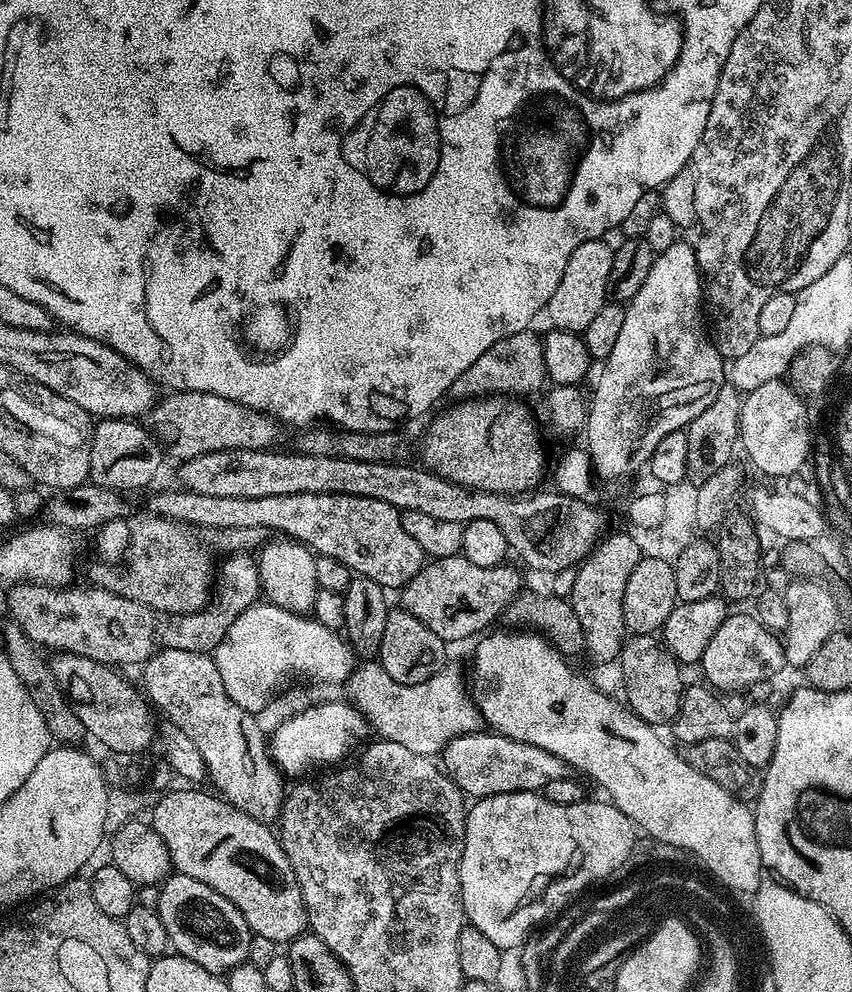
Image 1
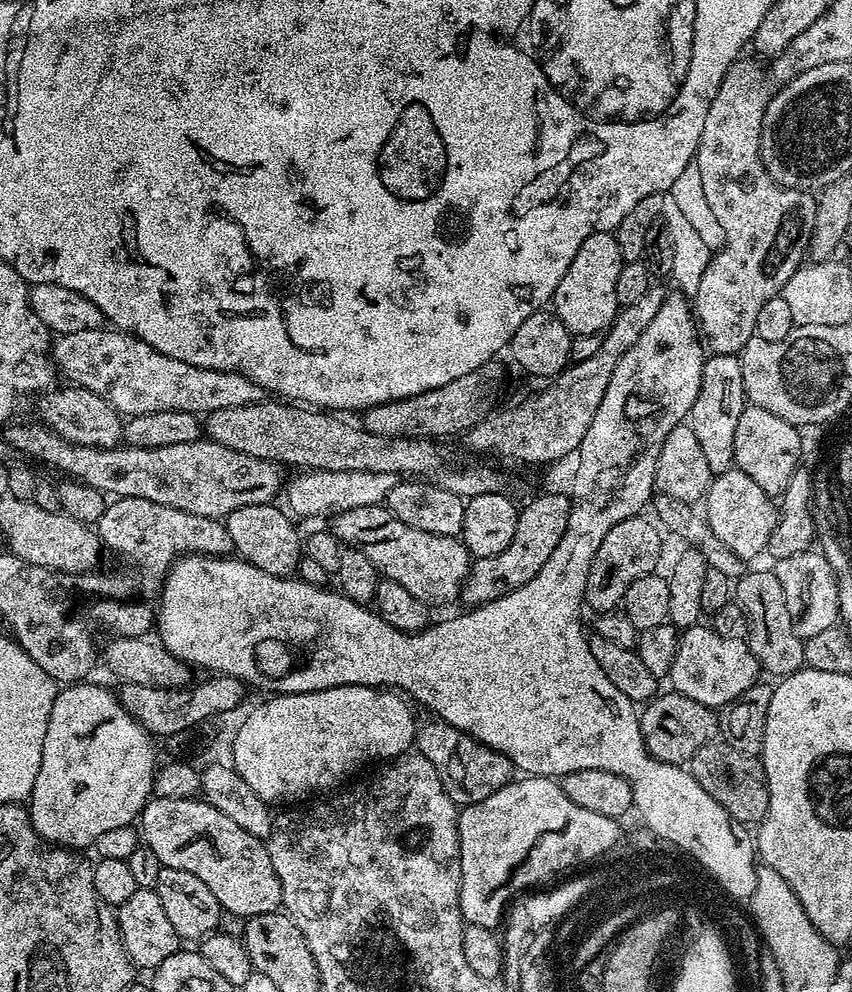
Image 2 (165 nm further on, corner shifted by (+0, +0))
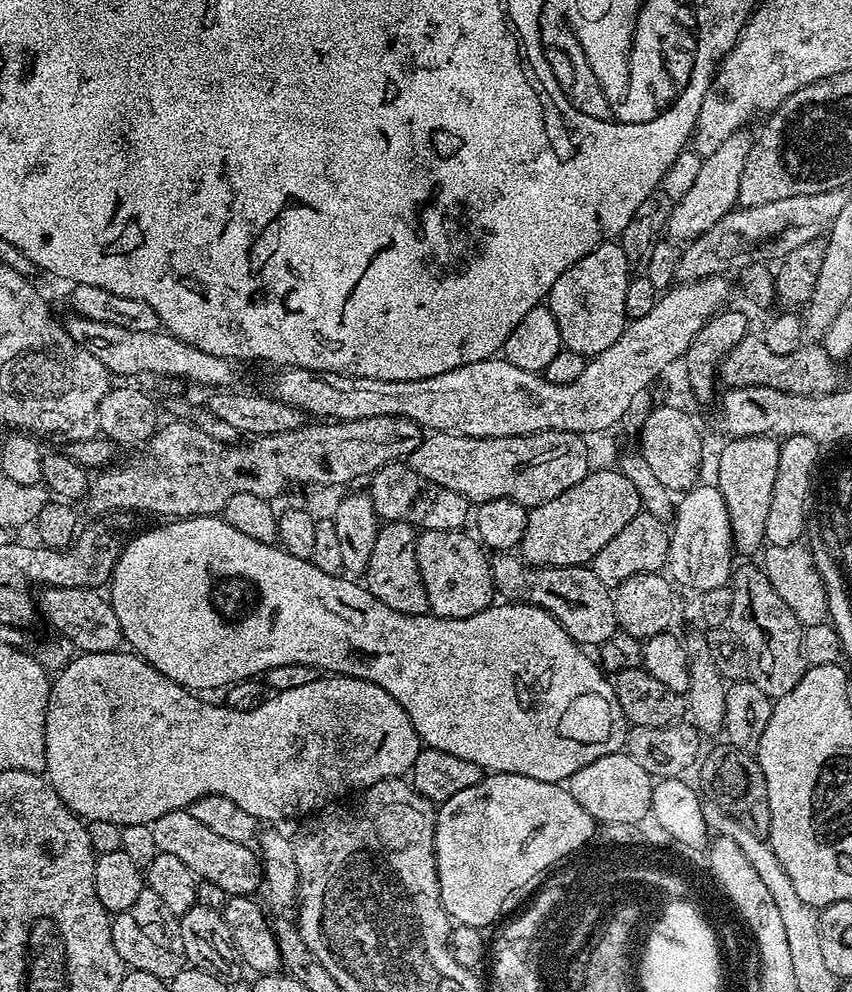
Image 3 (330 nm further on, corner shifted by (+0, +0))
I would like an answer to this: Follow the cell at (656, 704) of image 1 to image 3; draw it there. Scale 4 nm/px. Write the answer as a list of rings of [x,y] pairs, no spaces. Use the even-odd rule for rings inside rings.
[[[496,554],[491,557],[491,561],[492,582],[495,591],[499,595],[500,592],[504,595],[501,597],[521,604],[533,604],[542,610],[546,610],[563,626],[566,634],[570,634],[570,638],[574,638],[574,642],[578,642],[582,646],[589,646],[588,644],[601,646],[617,633],[618,625],[614,614],[613,593],[598,578],[598,574],[592,572],[591,567],[535,568],[532,564],[526,564],[524,557],[519,554]]]

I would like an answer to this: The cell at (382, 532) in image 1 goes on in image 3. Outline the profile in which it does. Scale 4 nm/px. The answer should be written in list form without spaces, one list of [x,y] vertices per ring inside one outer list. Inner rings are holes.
[[[430,530],[421,531],[416,537],[416,561],[426,586],[428,607],[431,615],[440,616],[444,620],[470,618],[470,614],[478,614],[494,603],[489,553],[475,535],[467,536],[466,533],[464,530]]]

